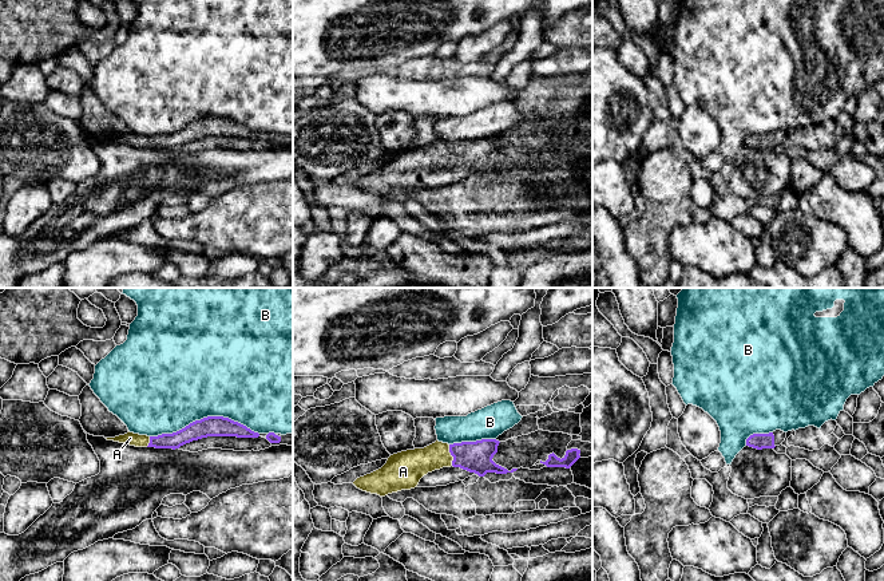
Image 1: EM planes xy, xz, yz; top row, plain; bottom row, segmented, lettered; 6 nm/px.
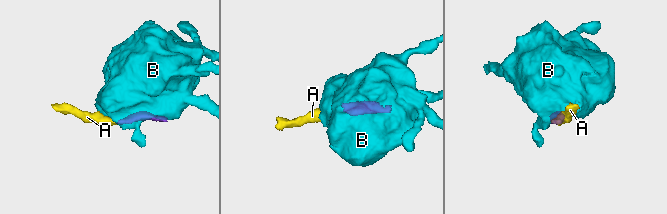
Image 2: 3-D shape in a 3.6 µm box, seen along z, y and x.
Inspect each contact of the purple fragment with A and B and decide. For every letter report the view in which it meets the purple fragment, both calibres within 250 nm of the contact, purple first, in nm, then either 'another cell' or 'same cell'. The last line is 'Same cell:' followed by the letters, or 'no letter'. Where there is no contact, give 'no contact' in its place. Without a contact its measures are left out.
A: contact in xz; calibres 190 and 190 nm; same cell
B: contact in xy; calibres 130 and 500 nm; another cell
Same cell: A

